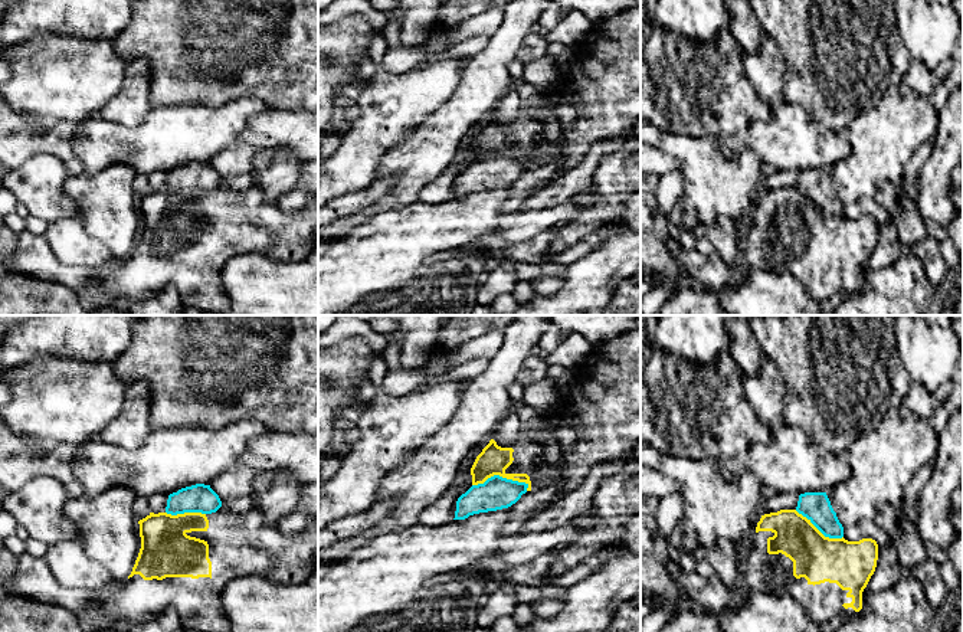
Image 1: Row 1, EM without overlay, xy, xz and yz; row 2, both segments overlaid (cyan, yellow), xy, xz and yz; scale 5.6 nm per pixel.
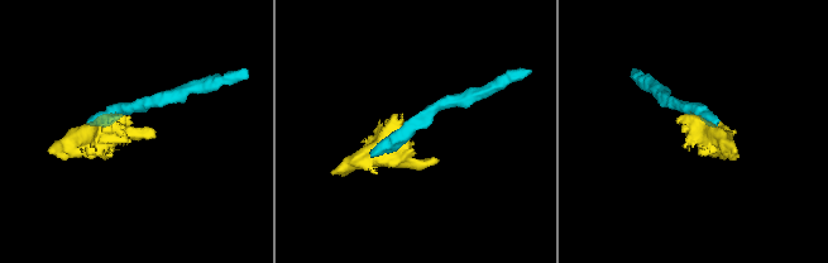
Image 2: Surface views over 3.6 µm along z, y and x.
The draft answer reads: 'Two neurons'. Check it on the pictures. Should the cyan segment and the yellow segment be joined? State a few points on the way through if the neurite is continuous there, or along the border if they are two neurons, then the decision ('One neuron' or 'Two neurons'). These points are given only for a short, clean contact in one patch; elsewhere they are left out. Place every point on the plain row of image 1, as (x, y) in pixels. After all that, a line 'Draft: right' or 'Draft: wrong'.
Two neurons
Draft: right

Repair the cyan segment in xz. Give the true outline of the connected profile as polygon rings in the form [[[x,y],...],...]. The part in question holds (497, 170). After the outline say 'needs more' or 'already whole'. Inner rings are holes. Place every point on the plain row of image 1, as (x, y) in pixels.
[[[494,153],[484,161],[472,163],[456,179],[453,197],[469,193],[508,186],[527,170],[528,161]]]; already whole

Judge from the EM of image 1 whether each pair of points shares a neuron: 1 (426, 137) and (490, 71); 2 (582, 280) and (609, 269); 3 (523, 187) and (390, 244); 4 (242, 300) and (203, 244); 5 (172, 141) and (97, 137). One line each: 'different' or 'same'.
1: same
2: same
3: same
4: different
5: same

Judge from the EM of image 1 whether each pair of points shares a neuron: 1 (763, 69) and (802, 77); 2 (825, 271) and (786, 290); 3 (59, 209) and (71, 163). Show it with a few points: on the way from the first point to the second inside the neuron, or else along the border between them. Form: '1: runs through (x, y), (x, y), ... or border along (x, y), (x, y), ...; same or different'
1: border along (775, 42), (782, 52), (786, 66), (783, 100); different
2: border along (767, 269), (788, 272), (814, 300); different
3: border along (39, 153), (55, 154), (68, 172); different

